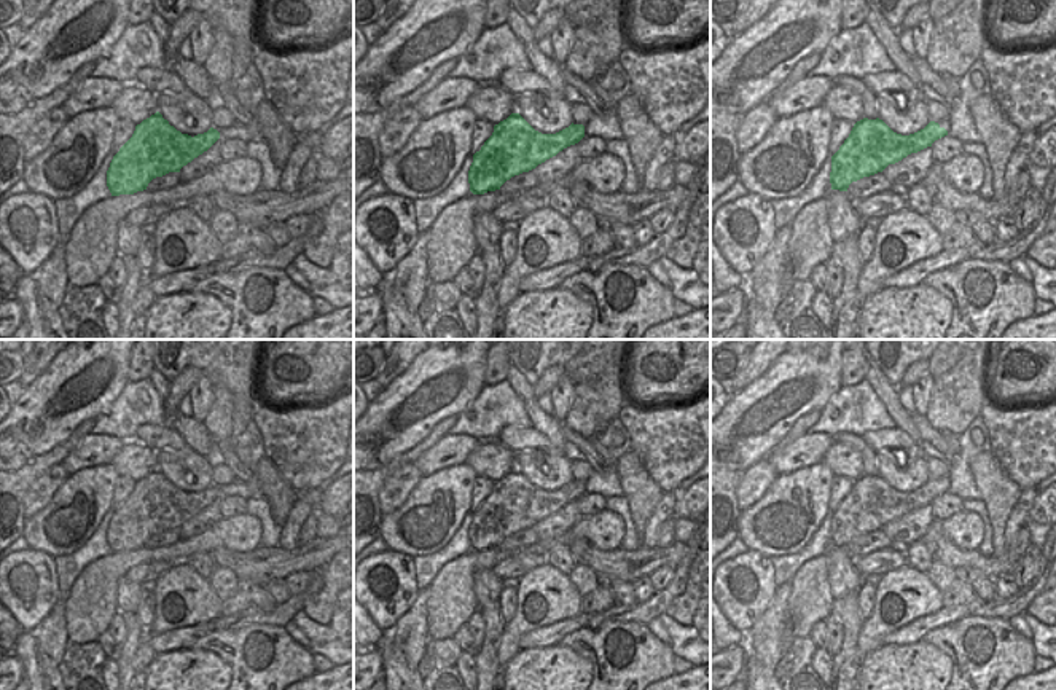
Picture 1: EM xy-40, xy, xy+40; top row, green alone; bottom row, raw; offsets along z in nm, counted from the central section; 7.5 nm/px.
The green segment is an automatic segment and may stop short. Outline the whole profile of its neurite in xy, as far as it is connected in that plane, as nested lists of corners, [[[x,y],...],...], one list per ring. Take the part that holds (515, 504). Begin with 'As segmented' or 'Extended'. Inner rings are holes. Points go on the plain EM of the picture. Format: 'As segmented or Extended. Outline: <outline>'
As segmented. Outline: [[[519,470],[494,483],[492,492],[473,512],[468,527],[470,548],[500,547],[514,532],[529,529],[585,494],[583,481],[570,481],[556,491],[535,488]]]

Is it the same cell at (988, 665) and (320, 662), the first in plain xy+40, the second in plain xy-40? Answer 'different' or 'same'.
different

